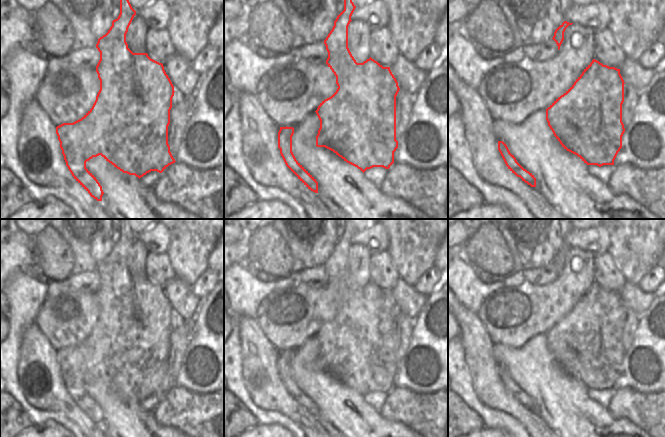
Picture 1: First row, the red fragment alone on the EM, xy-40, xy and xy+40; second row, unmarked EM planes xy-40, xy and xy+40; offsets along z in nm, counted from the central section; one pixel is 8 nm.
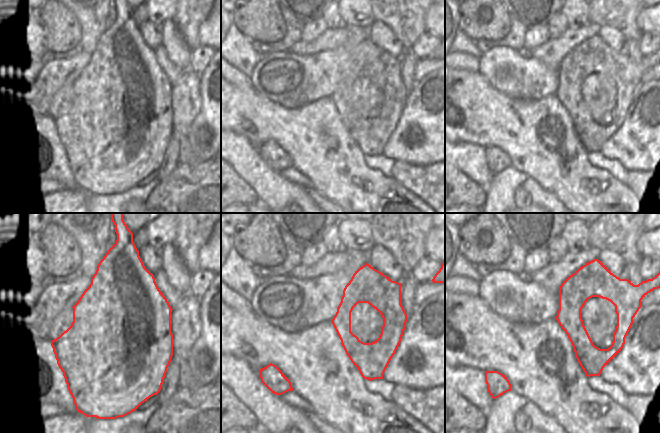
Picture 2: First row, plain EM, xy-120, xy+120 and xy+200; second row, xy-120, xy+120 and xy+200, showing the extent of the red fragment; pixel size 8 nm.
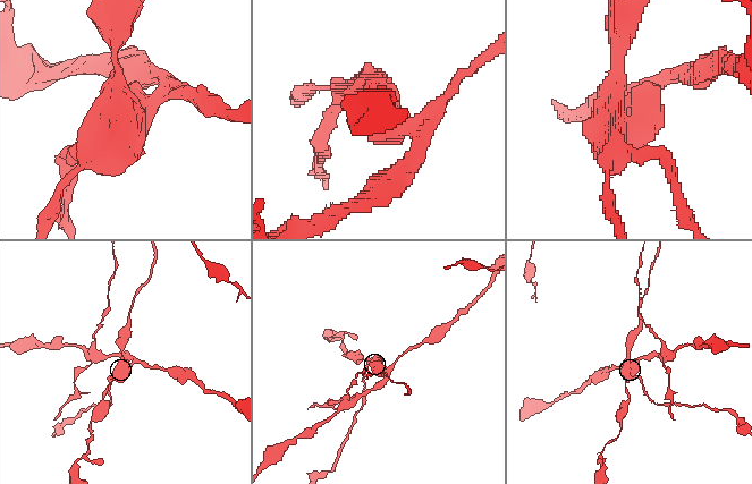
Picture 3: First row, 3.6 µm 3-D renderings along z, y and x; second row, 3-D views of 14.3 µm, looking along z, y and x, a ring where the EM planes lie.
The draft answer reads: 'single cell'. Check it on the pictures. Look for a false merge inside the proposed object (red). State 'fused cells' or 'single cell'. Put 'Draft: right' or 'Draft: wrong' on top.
Draft: wrong
fused cells

